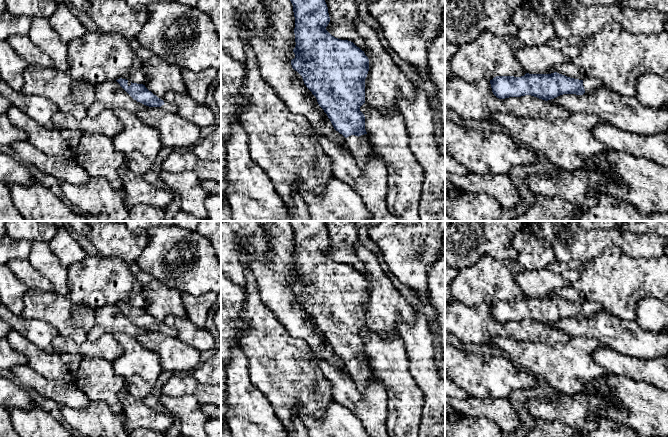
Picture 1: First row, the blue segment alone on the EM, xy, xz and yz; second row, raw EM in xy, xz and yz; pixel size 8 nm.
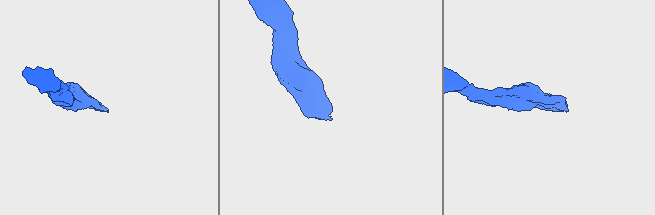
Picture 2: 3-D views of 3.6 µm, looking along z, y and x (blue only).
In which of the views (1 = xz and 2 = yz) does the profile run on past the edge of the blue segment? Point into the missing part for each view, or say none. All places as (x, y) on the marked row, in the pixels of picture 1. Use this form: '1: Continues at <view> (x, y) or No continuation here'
1: Continues at xz (360, 150)
2: Continues at yz (590, 85)

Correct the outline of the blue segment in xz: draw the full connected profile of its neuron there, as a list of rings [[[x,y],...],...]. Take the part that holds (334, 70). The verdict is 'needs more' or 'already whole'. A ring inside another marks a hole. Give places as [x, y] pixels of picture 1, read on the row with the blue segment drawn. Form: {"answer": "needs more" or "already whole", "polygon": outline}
{"answer": "needs more", "polygon": [[[290,0],[295,17],[295,58],[292,68],[303,78],[304,84],[316,97],[319,106],[330,119],[334,129],[346,138],[346,145],[360,168],[364,168],[372,149],[359,137],[367,134],[365,116],[360,107],[365,103],[365,79],[369,59],[359,47],[348,40],[332,36],[326,27],[330,22],[325,0]]]}

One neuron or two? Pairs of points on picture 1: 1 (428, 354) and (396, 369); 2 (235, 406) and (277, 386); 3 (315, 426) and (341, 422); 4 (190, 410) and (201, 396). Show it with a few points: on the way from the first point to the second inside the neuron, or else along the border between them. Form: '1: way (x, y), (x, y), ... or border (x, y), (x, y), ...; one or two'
1: border (402, 340), (407, 355), (408, 369), (417, 385); two
2: border (249, 373), (249, 379), (264, 395), (275, 413); two
3: way (321, 426), (335, 426); one
4: border (174, 396), (192, 395), (201, 405); two

